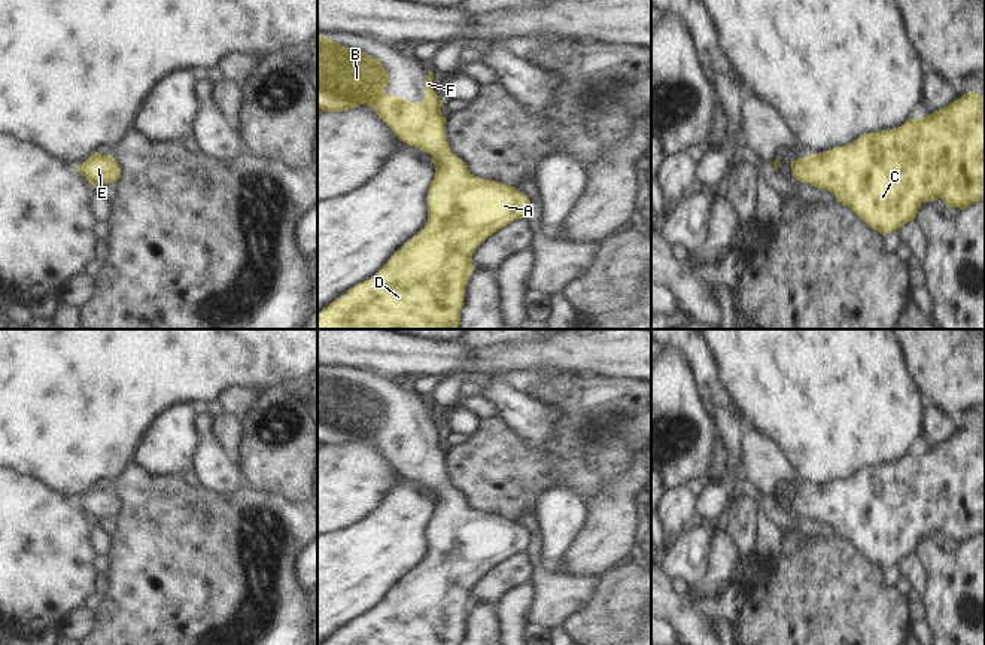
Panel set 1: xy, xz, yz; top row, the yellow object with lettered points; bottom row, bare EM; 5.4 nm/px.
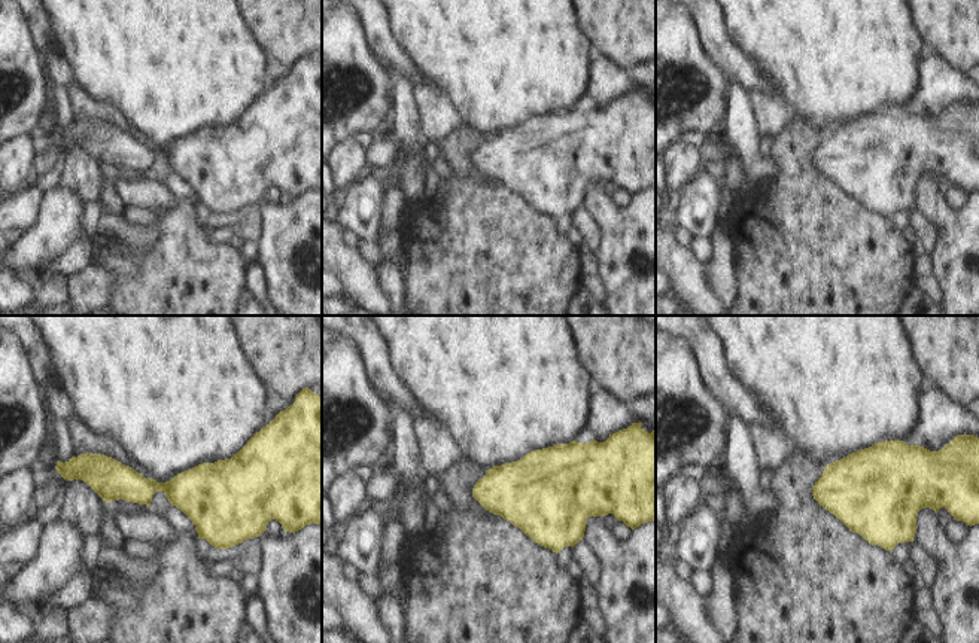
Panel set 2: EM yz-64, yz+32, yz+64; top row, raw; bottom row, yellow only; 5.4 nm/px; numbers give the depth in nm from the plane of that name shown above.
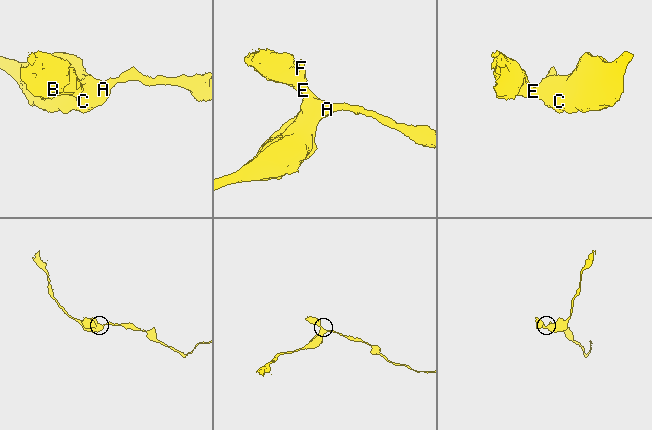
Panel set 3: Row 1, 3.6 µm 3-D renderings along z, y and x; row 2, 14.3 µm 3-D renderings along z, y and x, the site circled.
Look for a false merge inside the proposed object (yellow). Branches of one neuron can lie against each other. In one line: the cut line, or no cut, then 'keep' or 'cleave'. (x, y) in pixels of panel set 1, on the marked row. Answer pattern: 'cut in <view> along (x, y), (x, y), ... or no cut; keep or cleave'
no cut; keep

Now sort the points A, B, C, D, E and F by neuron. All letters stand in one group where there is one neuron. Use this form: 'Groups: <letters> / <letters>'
Groups: A B C D E F

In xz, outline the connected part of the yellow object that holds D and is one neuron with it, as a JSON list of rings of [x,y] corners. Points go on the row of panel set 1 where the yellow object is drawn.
[[[317,31],[317,107],[322,112],[341,112],[367,104],[393,130],[401,142],[431,153],[435,164],[434,180],[428,189],[425,228],[404,244],[376,276],[358,283],[338,301],[323,307],[317,313],[317,329],[457,329],[460,310],[465,304],[465,289],[475,270],[472,253],[493,232],[525,217],[530,210],[530,200],[516,186],[471,174],[466,164],[450,149],[446,137],[447,118],[441,115],[443,100],[434,91],[432,79],[434,73],[429,70],[425,79],[425,98],[419,103],[387,95],[389,72],[383,67],[381,58],[344,48]]]

